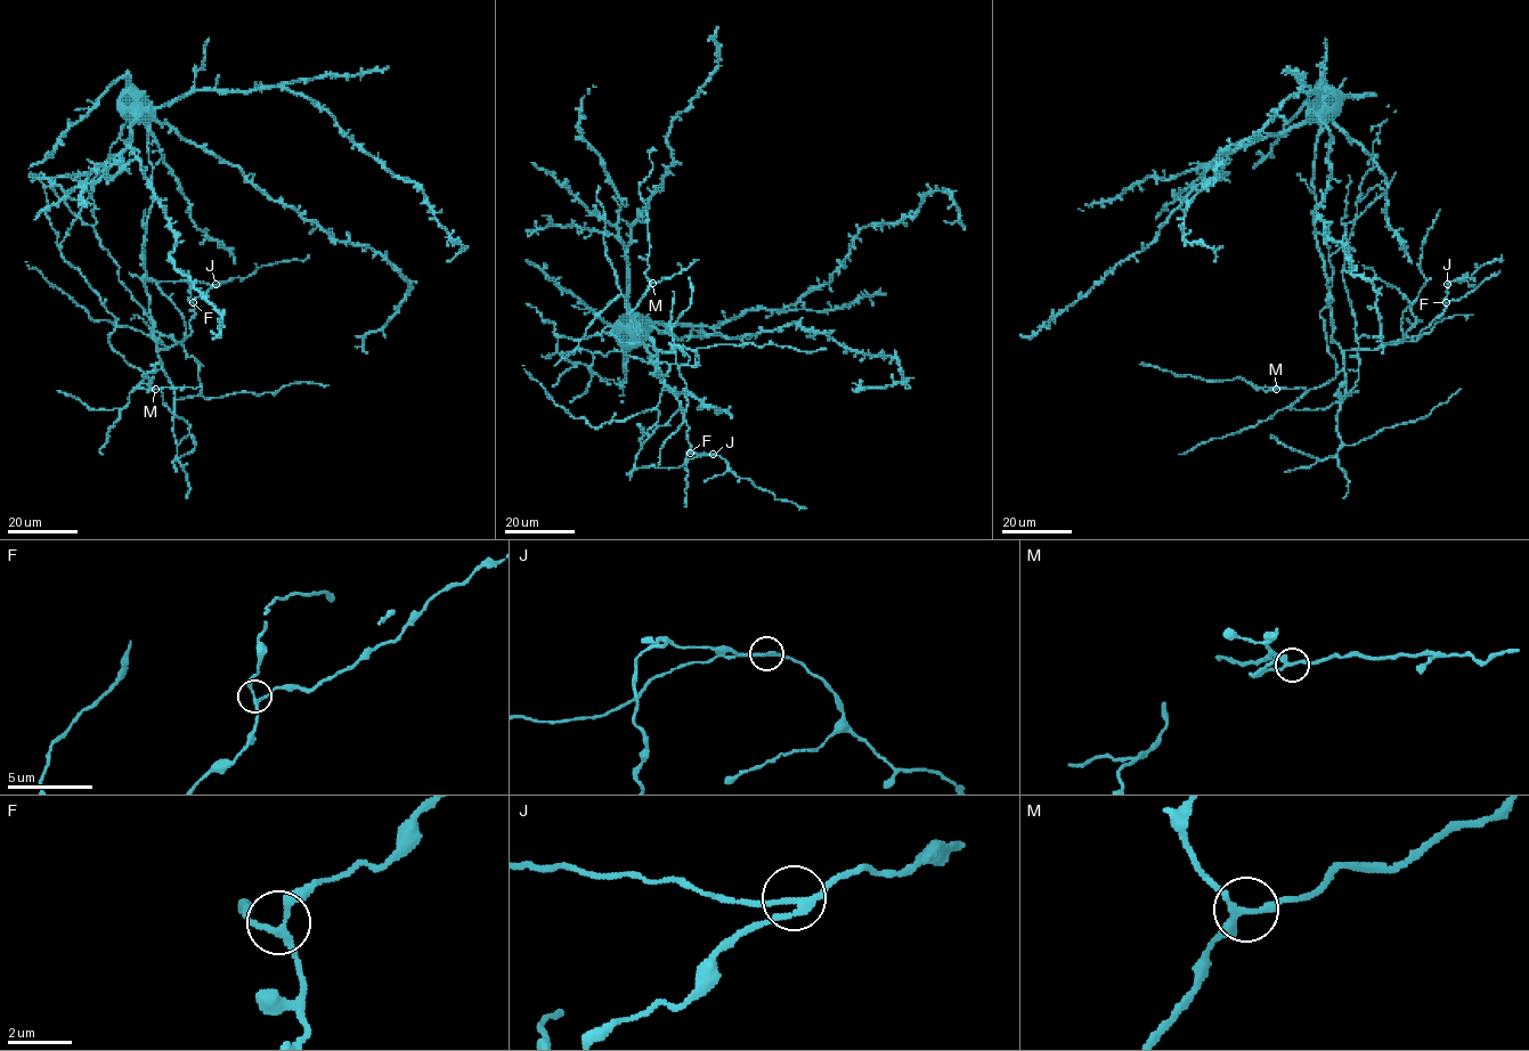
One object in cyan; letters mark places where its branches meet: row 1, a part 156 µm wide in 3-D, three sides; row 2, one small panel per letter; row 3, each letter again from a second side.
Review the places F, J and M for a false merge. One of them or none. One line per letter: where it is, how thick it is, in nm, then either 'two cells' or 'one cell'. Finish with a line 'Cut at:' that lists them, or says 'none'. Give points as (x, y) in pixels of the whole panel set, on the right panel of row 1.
F: place (1446, 302); calibre 180 nm; one cell
J: place (1447, 284); calibre 180 nm; two cells
M: place (1276, 389); calibre 190 nm; one cell
Cut at: J

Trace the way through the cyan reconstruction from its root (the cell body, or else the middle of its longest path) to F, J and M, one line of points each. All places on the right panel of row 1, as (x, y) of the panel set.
F: (1314, 111), (1314, 233), (1333, 340), (1343, 350), (1376, 349), (1416, 336), (1446, 302)
J: (1314, 111), (1314, 233), (1333, 340), (1343, 350), (1376, 349), (1416, 336), (1442, 314), (1447, 284)
M: (1314, 111), (1319, 123), (1314, 233), (1327, 280), (1333, 340), (1344, 367), (1318, 388), (1276, 389)

